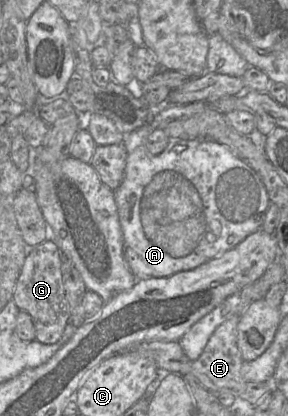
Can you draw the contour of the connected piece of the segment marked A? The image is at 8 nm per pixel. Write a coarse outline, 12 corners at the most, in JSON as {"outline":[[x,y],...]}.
{"outline":[[124,134],[114,196],[137,280],[192,270],[262,228],[256,171],[211,139]]}

